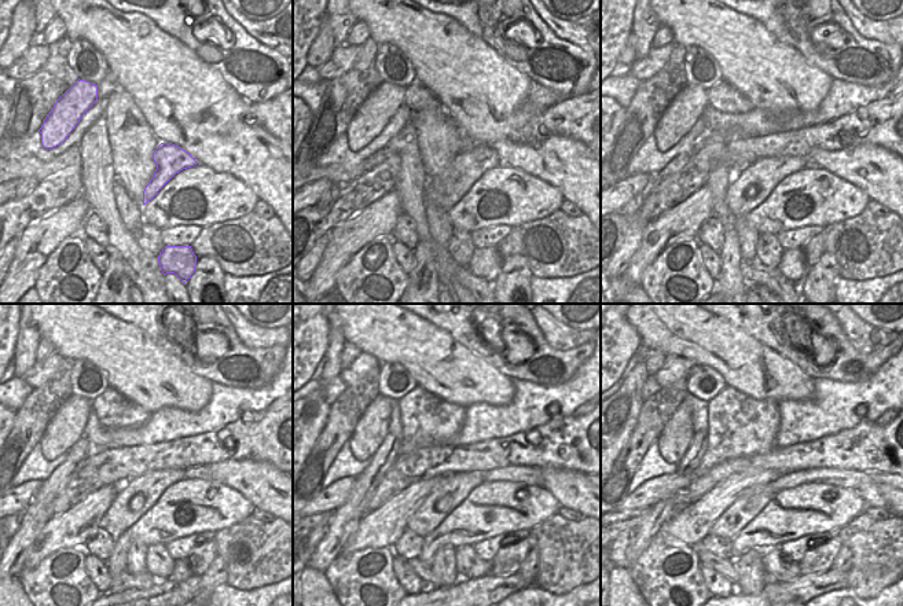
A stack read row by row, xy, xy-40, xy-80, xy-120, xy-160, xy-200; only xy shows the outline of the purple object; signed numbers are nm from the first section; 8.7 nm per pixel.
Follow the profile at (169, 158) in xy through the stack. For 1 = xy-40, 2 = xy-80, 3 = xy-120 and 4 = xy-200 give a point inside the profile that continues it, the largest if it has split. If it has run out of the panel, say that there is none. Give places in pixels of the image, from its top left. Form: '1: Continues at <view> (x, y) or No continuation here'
1: Continues at xy-40 (447, 188)
2: Continues at xy-80 (751, 186)
3: Continues at xy-120 (134, 498)
4: Continues at xy-200 (749, 503).

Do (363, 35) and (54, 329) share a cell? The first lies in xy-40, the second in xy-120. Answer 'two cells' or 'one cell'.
two cells

